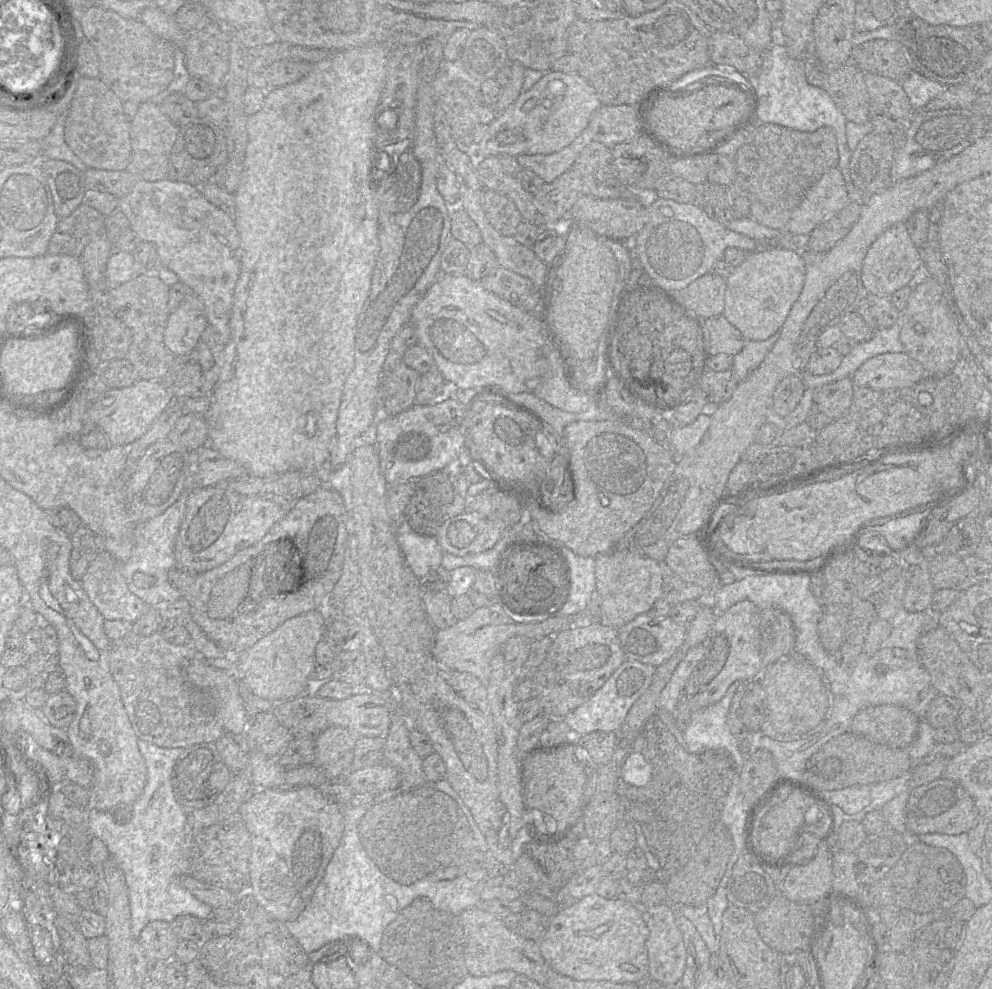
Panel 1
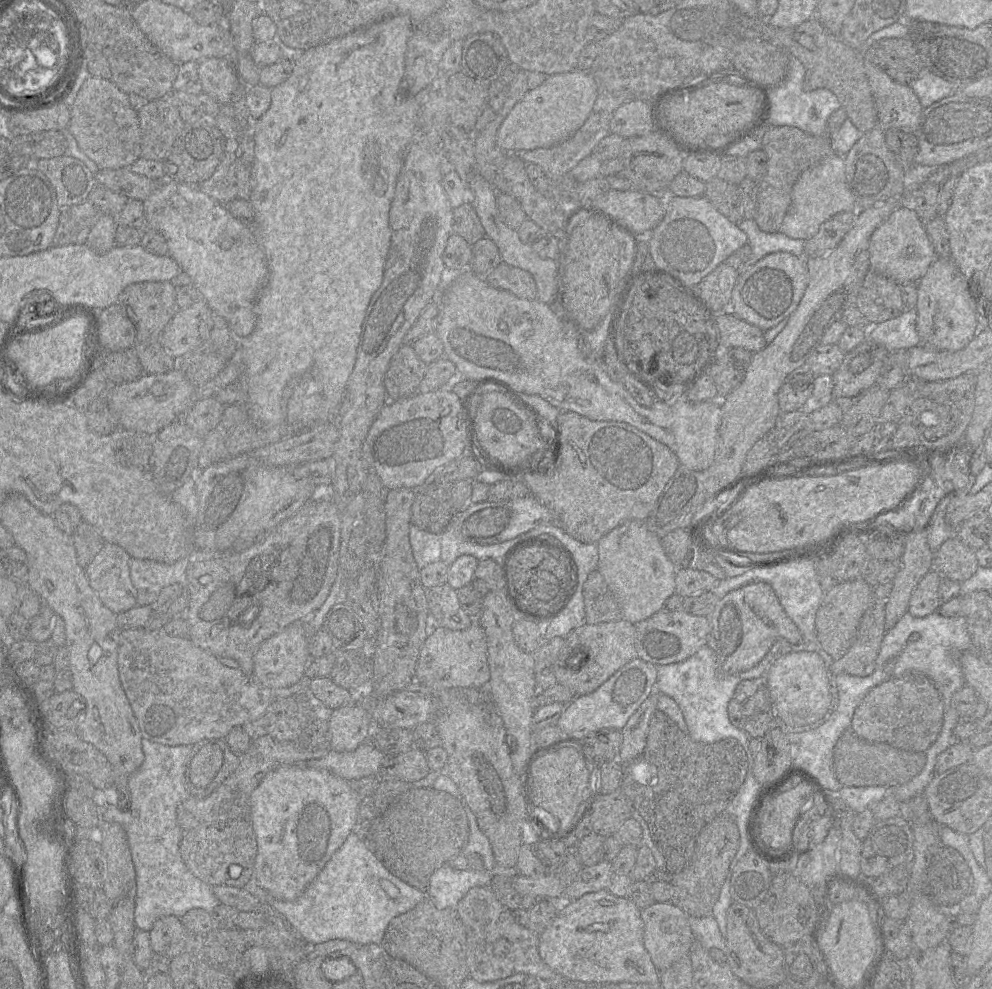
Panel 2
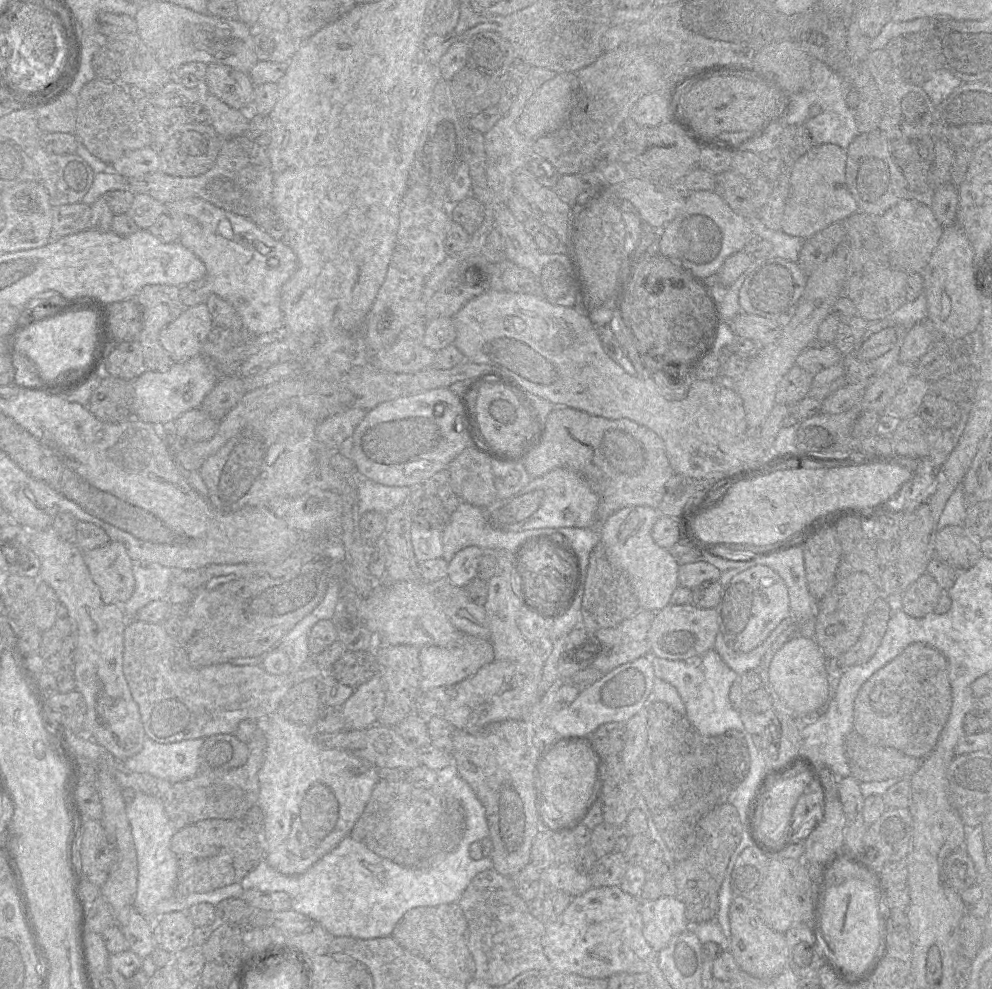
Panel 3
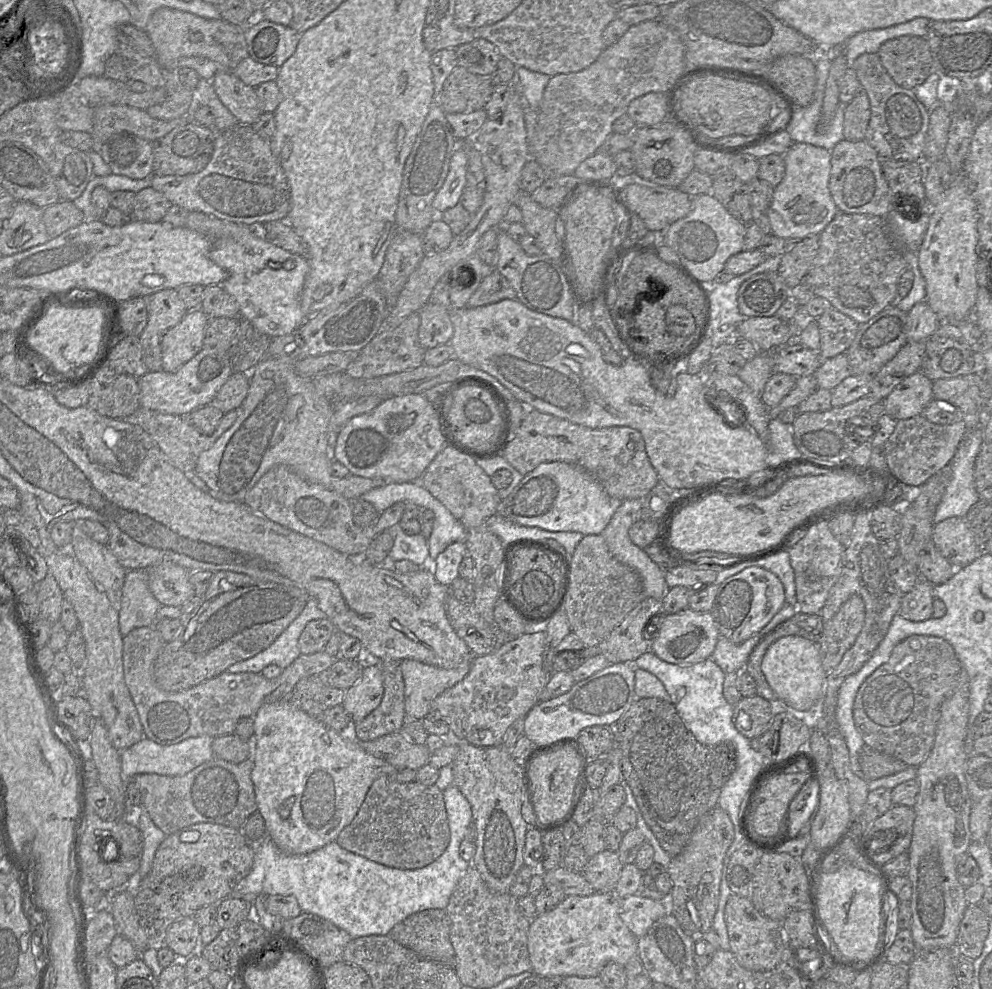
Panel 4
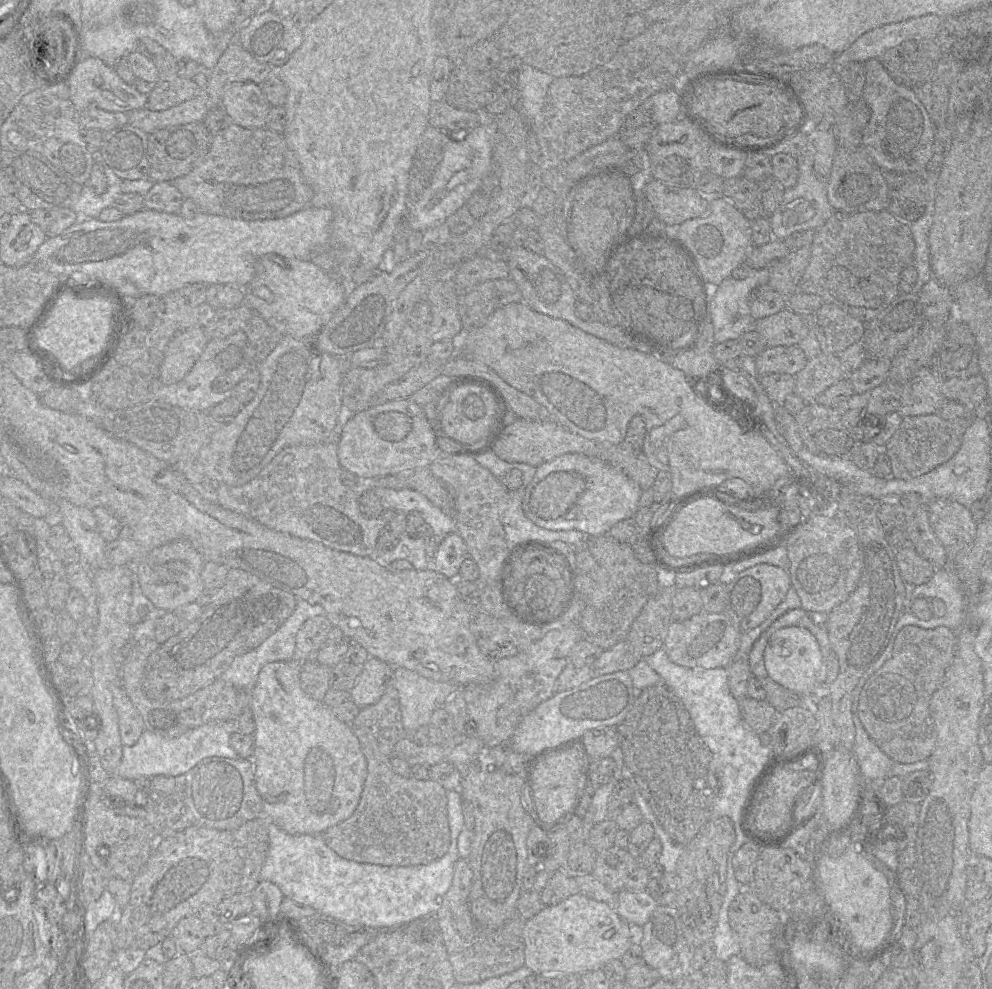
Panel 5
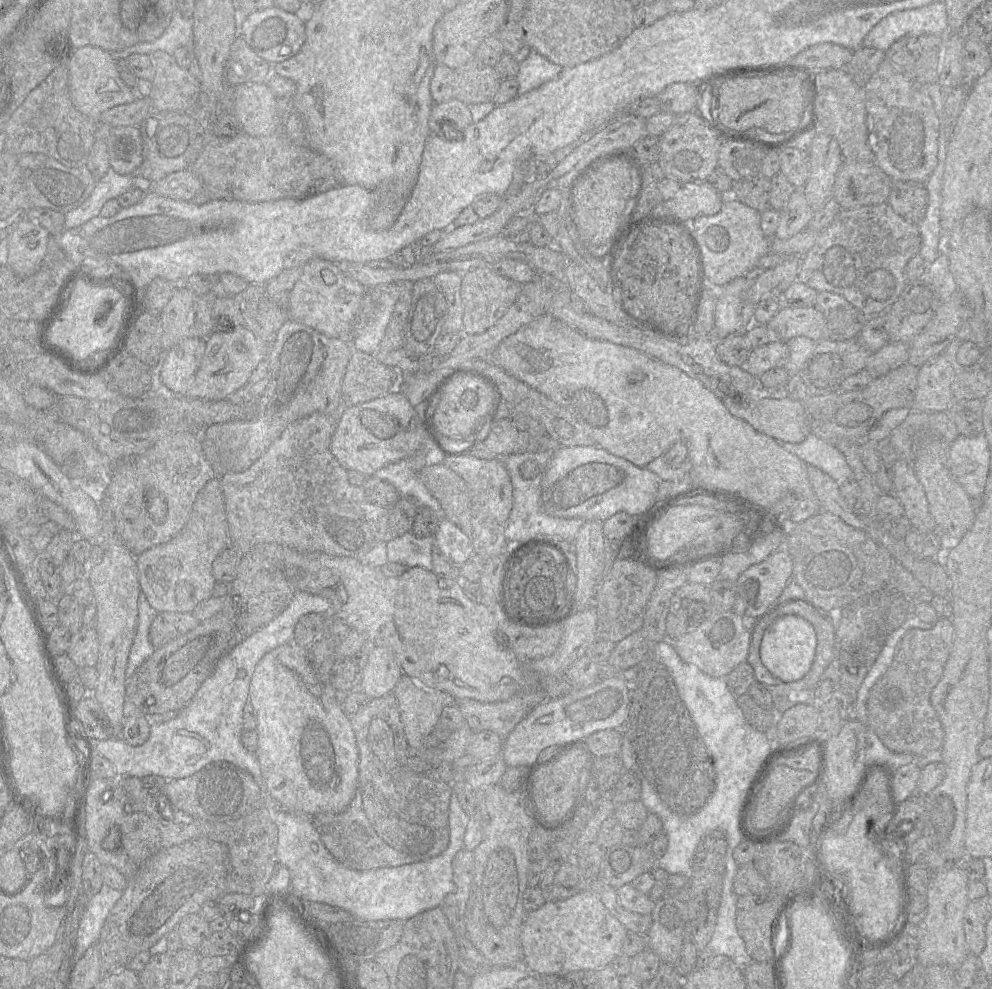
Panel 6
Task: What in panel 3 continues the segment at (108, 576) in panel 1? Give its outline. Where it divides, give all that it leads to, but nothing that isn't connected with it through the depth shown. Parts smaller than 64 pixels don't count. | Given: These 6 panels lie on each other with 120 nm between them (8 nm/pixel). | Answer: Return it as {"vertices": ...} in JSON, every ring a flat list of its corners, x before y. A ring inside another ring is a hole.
{"vertices":[[109,542,83,552,83,559,105,602,121,605,129,600,135,589,135,580,133,561,124,544]]}

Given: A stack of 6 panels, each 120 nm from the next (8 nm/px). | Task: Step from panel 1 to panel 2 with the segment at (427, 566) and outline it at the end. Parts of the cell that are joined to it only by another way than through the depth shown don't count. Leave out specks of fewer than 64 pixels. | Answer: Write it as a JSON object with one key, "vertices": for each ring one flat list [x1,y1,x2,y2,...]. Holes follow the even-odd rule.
{"vertices":[[411,525,409,528,409,542,419,569,441,560,440,535,426,532,415,525]]}

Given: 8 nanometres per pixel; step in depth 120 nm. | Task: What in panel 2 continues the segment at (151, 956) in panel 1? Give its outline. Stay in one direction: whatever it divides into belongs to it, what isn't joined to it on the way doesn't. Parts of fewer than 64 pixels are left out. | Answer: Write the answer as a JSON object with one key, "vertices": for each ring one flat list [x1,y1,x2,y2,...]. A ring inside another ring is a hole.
{"vertices":[[176,916,159,918,149,934,151,949,155,954,172,959,185,951,188,932]]}

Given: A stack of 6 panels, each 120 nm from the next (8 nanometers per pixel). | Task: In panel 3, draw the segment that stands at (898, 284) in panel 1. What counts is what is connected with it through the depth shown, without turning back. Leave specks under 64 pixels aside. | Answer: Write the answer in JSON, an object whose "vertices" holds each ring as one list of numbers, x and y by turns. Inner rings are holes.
{"vertices":[[902,199,875,218,875,227,891,265,906,273,917,274,928,264,943,232,930,207,909,199]]}

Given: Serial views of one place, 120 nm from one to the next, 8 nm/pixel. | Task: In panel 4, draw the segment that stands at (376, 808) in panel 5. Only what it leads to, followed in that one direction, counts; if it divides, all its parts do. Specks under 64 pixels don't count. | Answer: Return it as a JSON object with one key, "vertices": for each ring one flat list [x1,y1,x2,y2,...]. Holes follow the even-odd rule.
{"vertices":[[379,661,383,673,384,693,379,706,363,720,351,726,351,736,359,742,399,732,405,720,404,680,399,662],[383,775,374,780,357,815,335,842,352,853,388,867,425,867,445,851,450,840,443,791,435,784,401,783,393,777]]}

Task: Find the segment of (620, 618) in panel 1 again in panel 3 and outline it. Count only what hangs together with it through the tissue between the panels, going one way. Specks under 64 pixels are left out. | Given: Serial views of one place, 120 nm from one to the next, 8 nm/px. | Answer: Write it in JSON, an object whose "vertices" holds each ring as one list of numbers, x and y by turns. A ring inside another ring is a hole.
{"vertices":[[630,506,616,511,599,525,600,541,605,548,607,560,626,575,637,598,639,609,654,613,669,604,672,593,679,586,680,567,670,552,658,546,652,538,651,531,658,518,658,509]]}

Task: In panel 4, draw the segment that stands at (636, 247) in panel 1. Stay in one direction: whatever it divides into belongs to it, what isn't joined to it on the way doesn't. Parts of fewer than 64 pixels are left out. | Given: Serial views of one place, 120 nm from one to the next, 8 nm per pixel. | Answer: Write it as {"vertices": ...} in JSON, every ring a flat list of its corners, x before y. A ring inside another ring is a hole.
{"vertices":[[710,193,691,197,690,212,672,223,664,232,661,243,654,242,654,248,665,245,679,257,674,261,678,267,692,277,710,283,724,270,728,259,743,251,747,224,733,217]]}

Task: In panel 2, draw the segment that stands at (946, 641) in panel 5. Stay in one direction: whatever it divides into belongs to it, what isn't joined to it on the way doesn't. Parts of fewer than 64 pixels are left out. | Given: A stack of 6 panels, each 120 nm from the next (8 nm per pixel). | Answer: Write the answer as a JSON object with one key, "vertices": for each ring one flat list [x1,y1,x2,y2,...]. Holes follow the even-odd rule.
{"vertices":[[909,673,872,688,854,711,851,730,867,742,886,743,912,752,925,752,943,725,944,705,934,683,920,673]]}

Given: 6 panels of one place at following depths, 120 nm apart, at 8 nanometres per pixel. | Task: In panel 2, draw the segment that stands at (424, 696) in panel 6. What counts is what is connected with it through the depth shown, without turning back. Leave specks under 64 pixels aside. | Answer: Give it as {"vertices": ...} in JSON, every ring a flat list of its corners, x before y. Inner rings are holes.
{"vertices":[[478,620,464,630,438,627,422,645,415,670,415,681,432,689,486,689,490,677,487,639]]}

